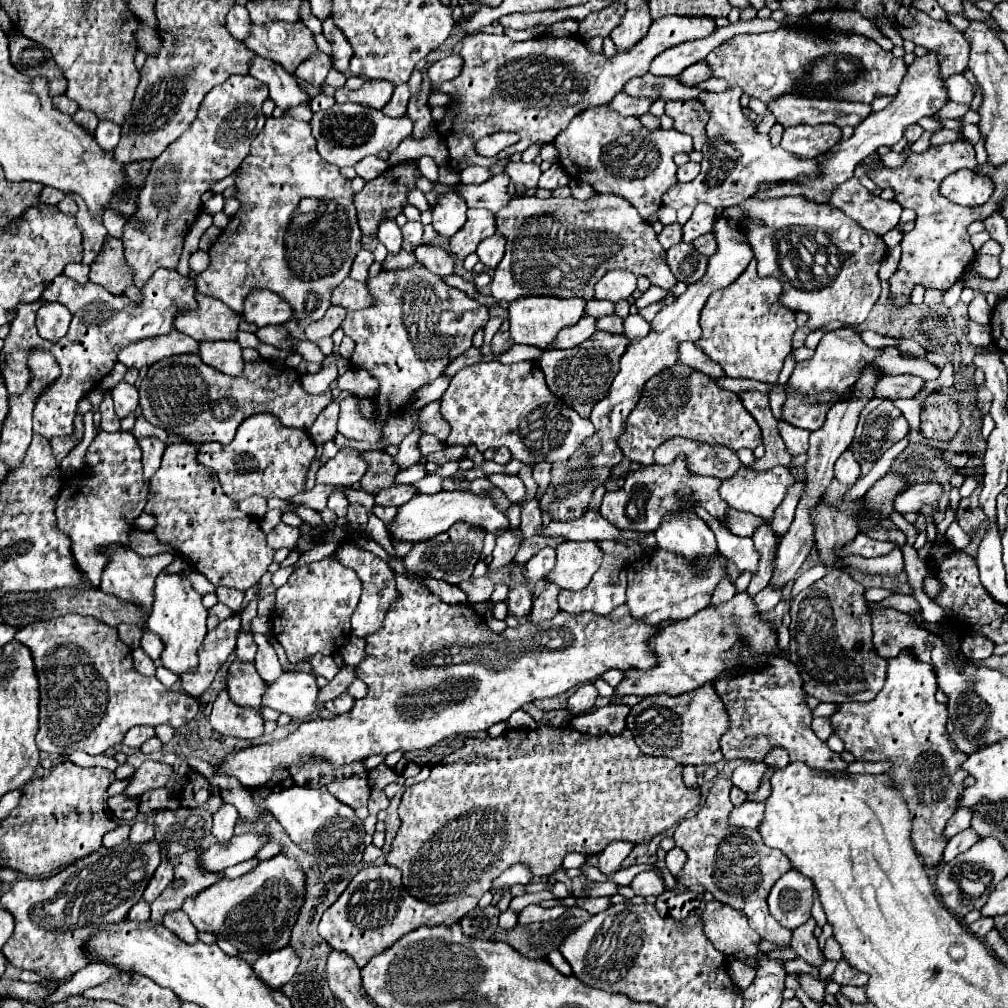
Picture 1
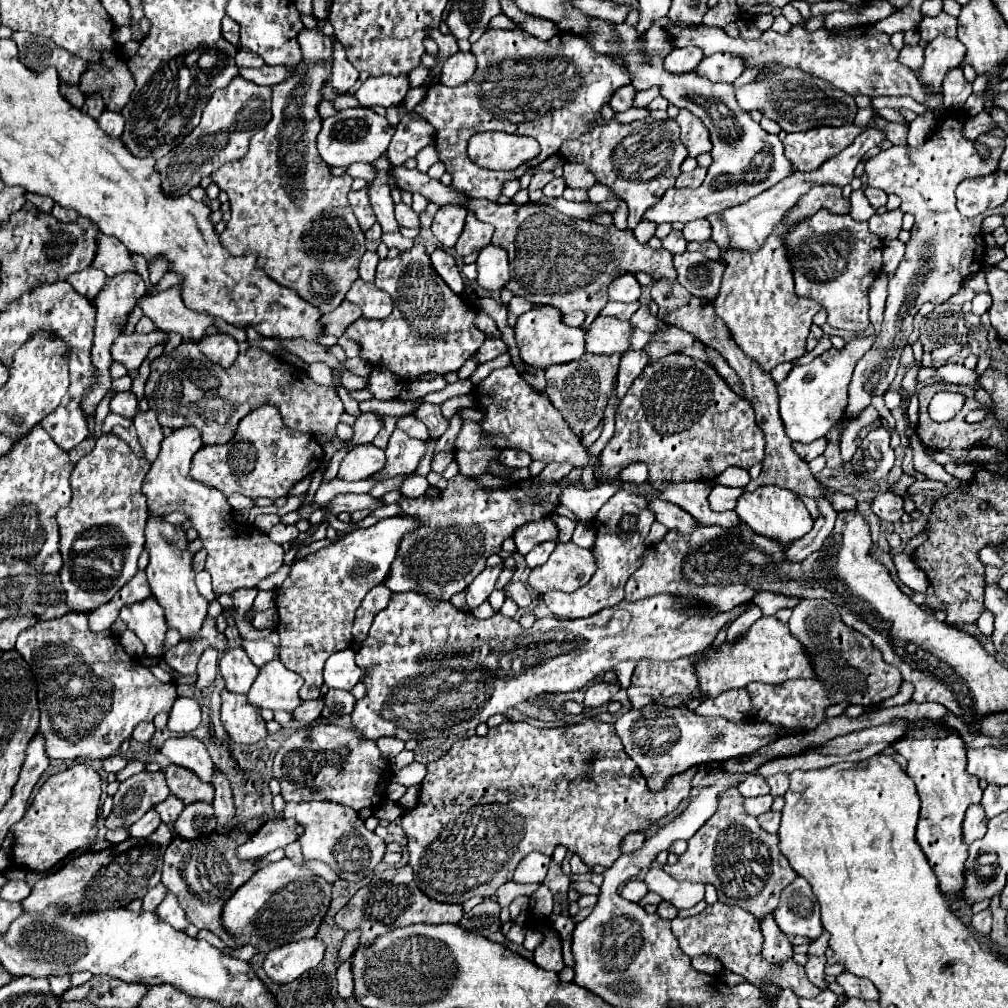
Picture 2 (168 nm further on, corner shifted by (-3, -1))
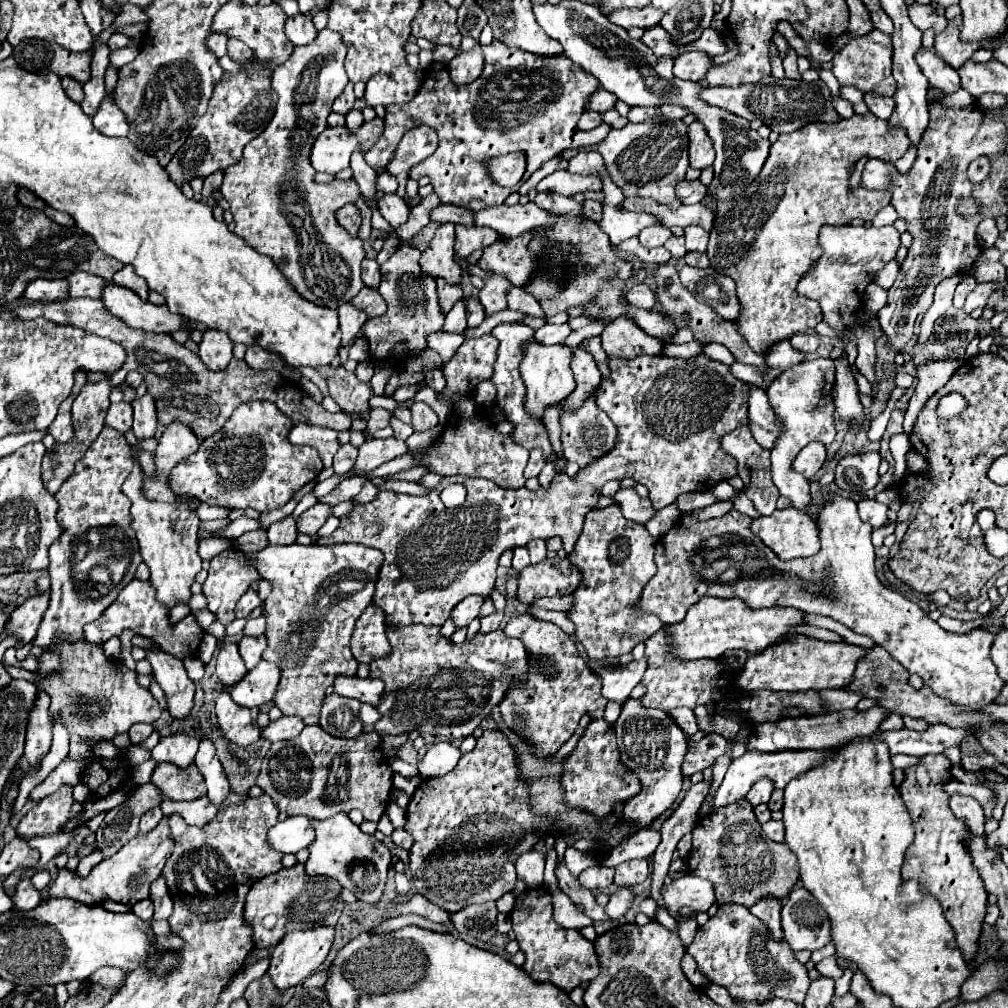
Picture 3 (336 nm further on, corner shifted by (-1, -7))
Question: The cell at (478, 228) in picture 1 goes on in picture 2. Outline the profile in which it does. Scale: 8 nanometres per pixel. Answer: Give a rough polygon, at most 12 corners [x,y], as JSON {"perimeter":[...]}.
{"perimeter":[[467,214],[455,244],[459,256],[491,244],[491,224]]}

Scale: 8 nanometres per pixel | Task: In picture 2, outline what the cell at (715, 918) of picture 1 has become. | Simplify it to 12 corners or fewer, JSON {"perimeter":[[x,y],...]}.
{"perimeter":[[739,906],[671,922],[689,956],[709,954],[747,982],[816,998],[805,968],[761,956],[763,934]]}

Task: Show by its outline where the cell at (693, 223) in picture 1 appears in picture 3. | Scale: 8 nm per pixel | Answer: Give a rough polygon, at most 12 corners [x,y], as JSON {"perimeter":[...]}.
{"perimeter":[[697,226],[685,228],[687,250],[705,252],[709,234]]}

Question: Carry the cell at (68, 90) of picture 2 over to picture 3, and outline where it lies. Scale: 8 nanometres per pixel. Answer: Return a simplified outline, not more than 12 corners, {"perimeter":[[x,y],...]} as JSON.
{"perimeter":[[63,78],[63,90],[73,102],[83,102],[81,84]]}

